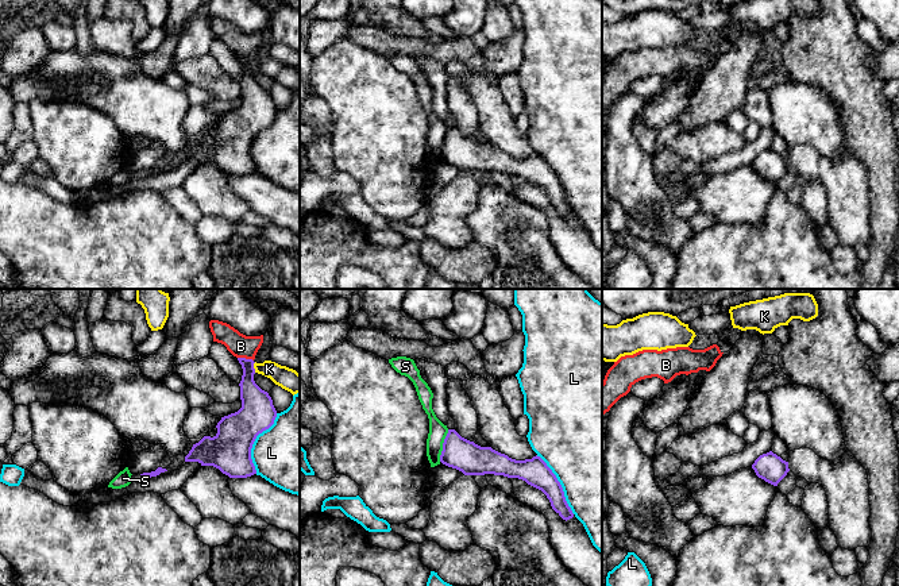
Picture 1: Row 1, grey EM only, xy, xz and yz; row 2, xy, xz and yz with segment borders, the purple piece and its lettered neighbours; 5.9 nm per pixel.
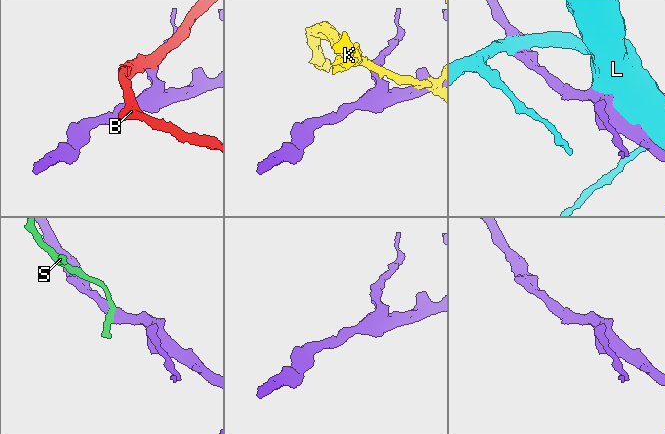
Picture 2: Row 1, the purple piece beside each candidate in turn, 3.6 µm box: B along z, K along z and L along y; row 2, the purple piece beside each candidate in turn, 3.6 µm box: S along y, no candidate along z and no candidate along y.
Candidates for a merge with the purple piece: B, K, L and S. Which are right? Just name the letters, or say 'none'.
S

